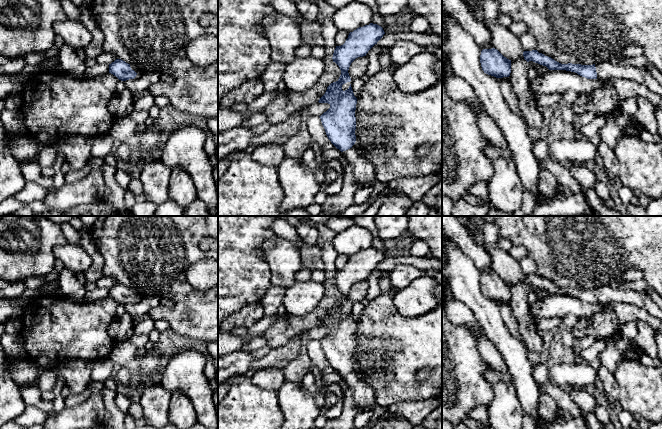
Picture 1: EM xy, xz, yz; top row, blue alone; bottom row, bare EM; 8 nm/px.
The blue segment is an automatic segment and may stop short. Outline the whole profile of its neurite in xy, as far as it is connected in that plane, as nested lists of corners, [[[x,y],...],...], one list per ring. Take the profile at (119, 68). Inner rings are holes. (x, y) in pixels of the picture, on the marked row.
[[[116,59],[109,64],[109,73],[116,76],[121,81],[140,77],[143,73],[136,67],[126,63],[121,59]]]

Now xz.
[[[370,23],[350,32],[345,43],[336,46],[332,59],[339,66],[341,75],[327,87],[325,94],[318,101],[330,105],[319,117],[328,139],[346,156],[348,164],[352,166],[357,189],[363,188],[364,184],[370,181],[376,193],[379,190],[376,169],[362,154],[362,149],[355,144],[357,98],[351,84],[345,91],[342,90],[342,85],[351,81],[348,73],[351,63],[358,57],[366,56],[384,34],[381,26]]]

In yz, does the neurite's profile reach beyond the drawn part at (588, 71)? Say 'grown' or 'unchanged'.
grown

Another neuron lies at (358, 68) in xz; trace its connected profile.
[[[366,56],[356,58],[348,70],[350,78],[362,78],[366,74],[368,64],[369,61]]]

